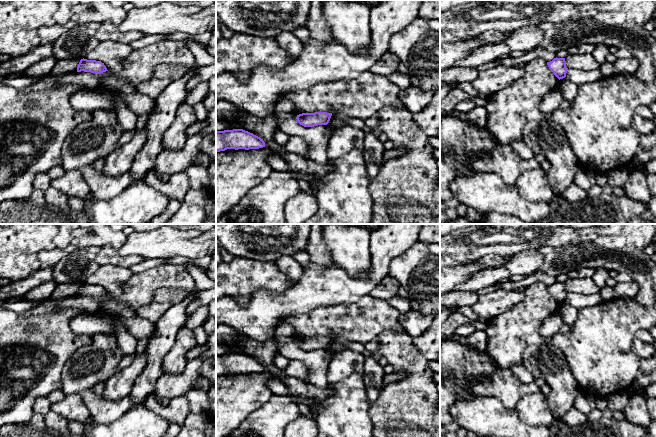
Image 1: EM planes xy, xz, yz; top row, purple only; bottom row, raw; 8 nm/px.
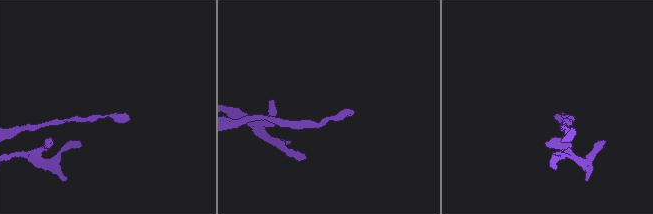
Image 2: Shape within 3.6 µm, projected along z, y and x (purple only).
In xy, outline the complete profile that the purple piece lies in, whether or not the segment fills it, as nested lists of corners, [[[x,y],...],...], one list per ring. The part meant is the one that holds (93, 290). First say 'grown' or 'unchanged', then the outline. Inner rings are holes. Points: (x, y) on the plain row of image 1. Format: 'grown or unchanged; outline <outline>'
unchanged; outline [[[83,282],[80,284],[77,291],[77,296],[81,295],[100,298],[108,294],[101,285],[87,284]]]

